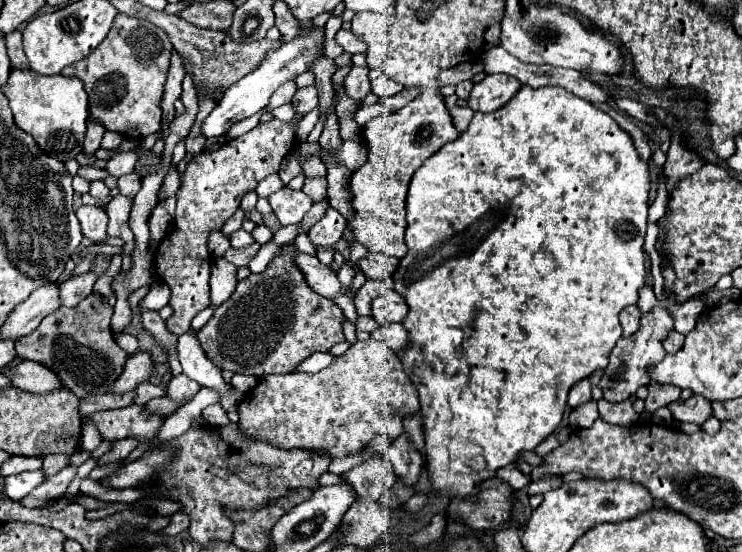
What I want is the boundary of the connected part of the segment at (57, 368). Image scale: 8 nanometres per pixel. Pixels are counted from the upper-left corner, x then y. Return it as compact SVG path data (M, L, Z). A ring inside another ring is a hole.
M95 294L81 300L77 308L61 306L57 312L45 316L35 332L15 342L17 356L49 366L61 378L63 386L79 398L87 394L105 394L109 384L121 374L127 360L127 352L121 350L113 338L109 326L111 316L113 308Z

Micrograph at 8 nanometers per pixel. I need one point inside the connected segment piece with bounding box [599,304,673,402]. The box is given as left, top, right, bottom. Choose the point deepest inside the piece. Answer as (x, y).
(627, 370)

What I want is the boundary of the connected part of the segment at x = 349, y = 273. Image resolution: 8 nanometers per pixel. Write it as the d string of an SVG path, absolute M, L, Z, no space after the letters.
M345 260L345 264L343 264L341 270L337 272L337 276L339 276L339 282L345 286L345 290L349 290L349 286L351 286L351 282L353 282L353 276L355 276L355 268Z

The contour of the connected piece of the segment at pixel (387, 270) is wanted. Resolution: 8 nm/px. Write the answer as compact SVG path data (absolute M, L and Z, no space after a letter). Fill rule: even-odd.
M367 254L357 268L367 276L367 278L375 278L375 280L385 280L391 278L393 272L397 270L399 260L397 258L389 258L385 254Z

